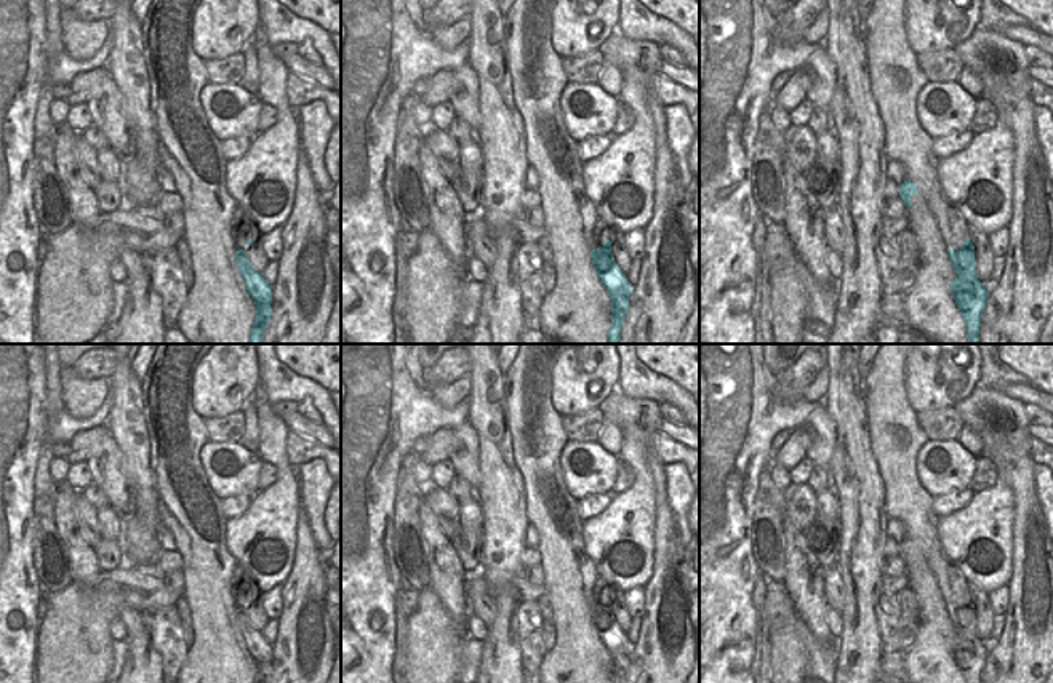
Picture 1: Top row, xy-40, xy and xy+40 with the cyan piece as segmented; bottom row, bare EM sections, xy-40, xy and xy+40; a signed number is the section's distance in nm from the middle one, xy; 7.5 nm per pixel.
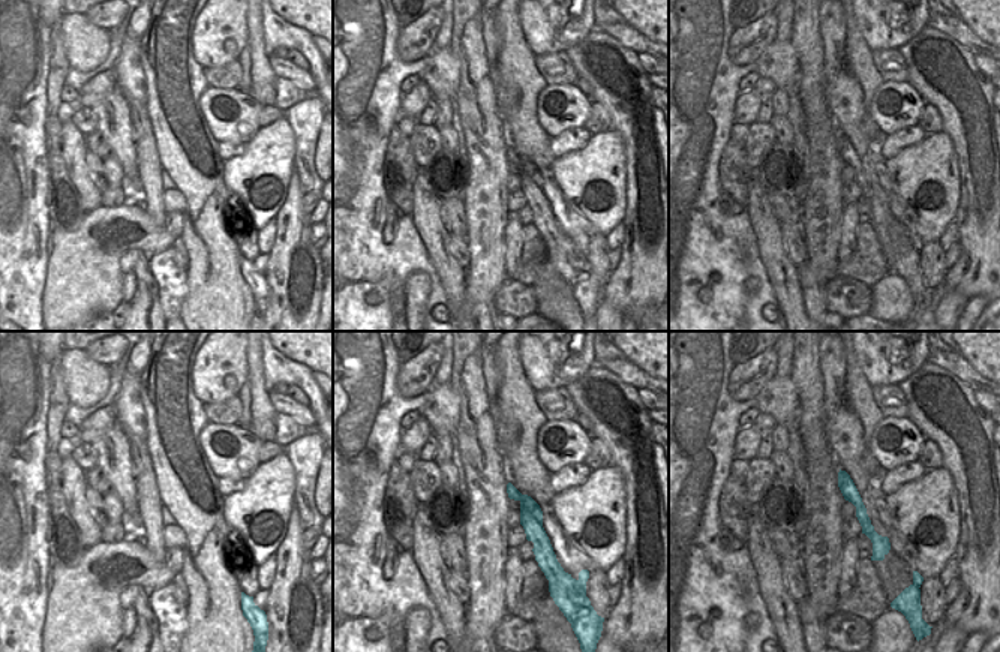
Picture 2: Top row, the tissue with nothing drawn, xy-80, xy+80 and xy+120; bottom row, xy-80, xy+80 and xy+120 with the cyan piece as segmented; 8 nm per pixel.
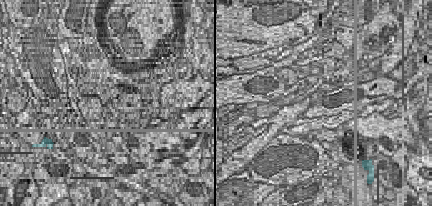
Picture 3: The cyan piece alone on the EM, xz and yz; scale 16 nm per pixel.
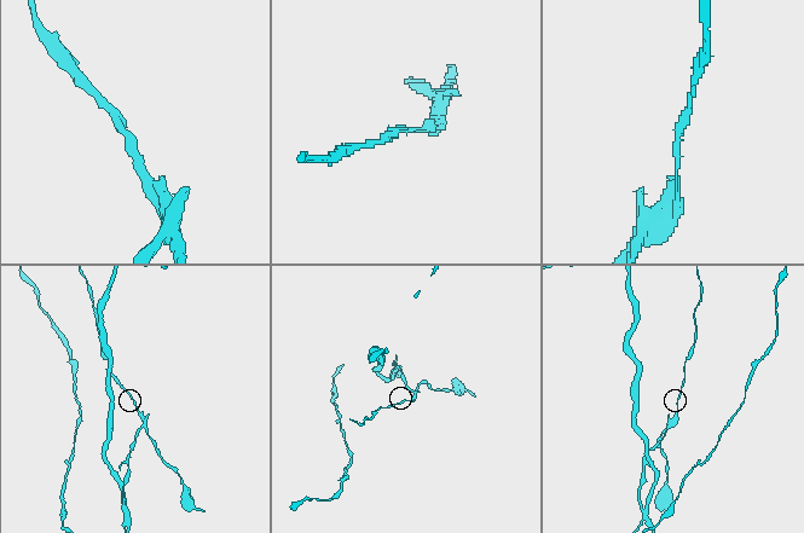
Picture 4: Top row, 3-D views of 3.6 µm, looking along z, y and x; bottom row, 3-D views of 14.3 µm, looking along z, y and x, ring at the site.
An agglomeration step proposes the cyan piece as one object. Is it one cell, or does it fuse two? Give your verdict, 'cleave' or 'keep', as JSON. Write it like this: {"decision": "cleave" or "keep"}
{"decision": "cleave"}

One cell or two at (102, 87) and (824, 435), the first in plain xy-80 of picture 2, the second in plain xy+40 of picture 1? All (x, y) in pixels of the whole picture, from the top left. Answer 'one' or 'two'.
two

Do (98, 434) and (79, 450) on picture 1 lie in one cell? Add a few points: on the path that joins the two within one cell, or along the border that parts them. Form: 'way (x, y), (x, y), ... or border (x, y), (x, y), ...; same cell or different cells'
way (93, 437), (84, 445); same cell

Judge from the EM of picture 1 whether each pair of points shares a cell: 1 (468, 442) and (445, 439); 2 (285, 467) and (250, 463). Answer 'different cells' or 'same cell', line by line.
1: different cells
2: different cells

